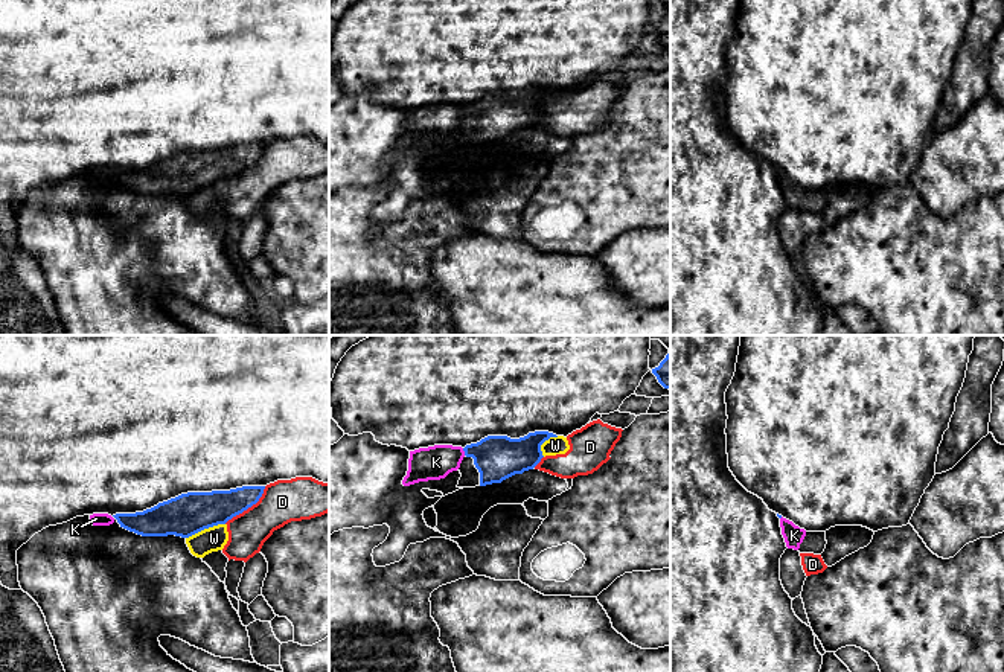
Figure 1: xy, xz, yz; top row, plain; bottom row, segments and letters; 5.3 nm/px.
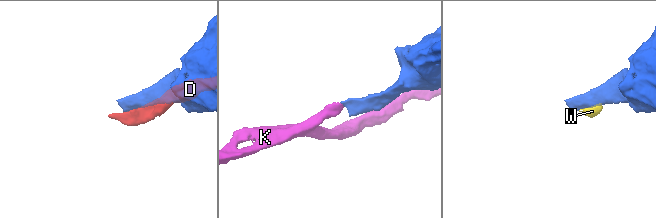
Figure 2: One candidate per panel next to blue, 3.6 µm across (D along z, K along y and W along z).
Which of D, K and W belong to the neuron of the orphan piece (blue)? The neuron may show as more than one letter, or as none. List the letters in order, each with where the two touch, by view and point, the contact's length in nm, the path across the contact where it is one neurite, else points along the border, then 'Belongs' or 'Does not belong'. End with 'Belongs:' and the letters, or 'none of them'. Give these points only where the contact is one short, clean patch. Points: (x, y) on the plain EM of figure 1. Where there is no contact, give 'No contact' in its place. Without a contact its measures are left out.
D: Touches blue at xy (247, 166). Shared border 300 nm. Does not belong
K: Touches blue at xz (463, 108). Shared border 40 nm. Path across: xz (497, 116), (482, 110), (463, 108), (436, 121). Belongs
W: Touches blue at xy (204, 186). Shared border 220 nm. Boundary: xy (224, 182), (204, 186), (186, 197). Does not belong
Belongs: K

